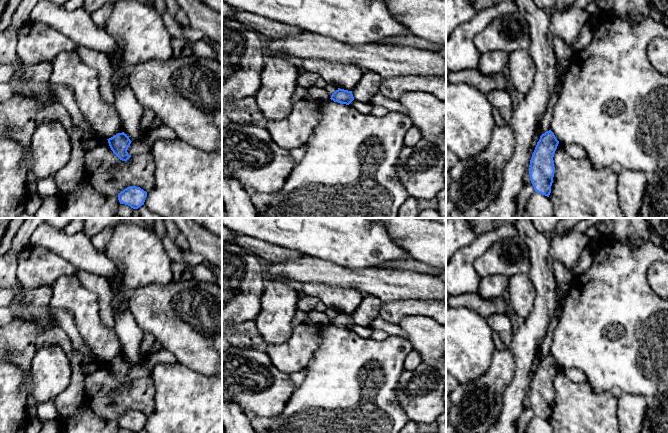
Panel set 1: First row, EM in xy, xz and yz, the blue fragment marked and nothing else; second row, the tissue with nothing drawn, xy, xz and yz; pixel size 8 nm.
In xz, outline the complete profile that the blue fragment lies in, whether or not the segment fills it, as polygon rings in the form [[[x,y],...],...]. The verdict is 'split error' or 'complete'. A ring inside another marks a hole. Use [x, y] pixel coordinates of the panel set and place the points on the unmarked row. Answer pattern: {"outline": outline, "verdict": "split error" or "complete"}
{"outline": [[[338,312],[331,319],[330,323],[333,324],[334,326],[338,326],[340,328],[349,329],[354,324],[354,321],[353,321],[352,315]]], "verdict": "complete"}

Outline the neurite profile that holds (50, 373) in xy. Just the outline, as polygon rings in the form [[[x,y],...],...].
[[[40,347],[31,362],[31,395],[37,404],[53,400],[67,389],[71,376],[71,361],[61,347]]]

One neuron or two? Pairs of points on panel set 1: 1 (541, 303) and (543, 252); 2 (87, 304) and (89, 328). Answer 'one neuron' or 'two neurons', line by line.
1: one neuron
2: one neuron

